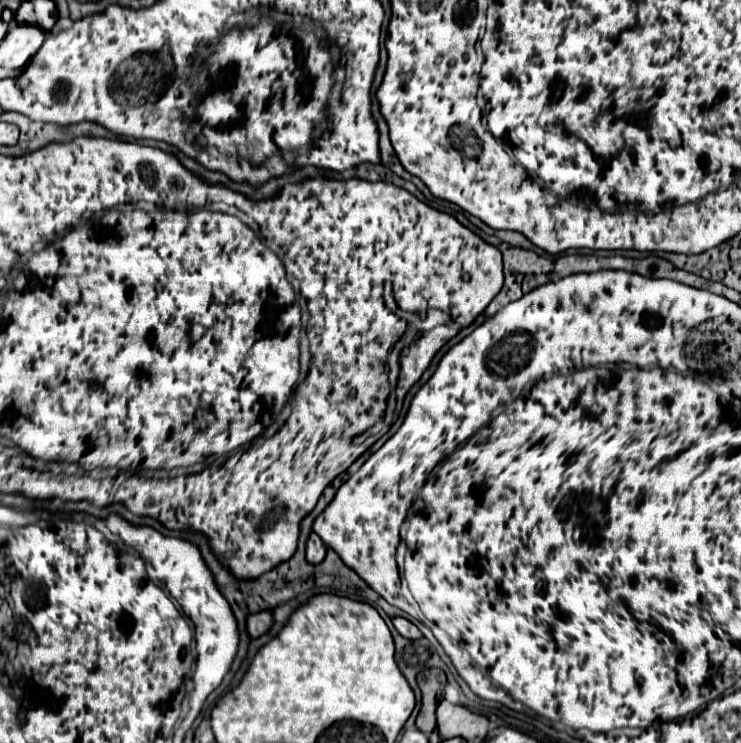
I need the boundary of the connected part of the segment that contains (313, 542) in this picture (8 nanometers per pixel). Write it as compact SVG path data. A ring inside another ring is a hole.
M310 533L308 541L306 541L306 559L308 559L308 563L316 565L316 563L320 563L324 559L324 555L326 555L324 541L316 533Z

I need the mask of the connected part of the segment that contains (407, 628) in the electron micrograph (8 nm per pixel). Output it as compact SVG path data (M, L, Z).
M394 617L392 623L394 623L394 627L398 629L398 633L400 633L402 637L406 637L406 639L418 639L418 637L422 637L422 631L420 631L412 621L408 621L408 619L404 619L404 617Z

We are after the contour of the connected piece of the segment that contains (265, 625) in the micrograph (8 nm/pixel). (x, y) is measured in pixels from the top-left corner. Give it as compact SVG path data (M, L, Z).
M262 611L262 613L256 613L256 615L248 617L248 631L250 631L252 639L256 639L256 637L264 635L266 631L270 631L272 625L274 625L272 611Z

